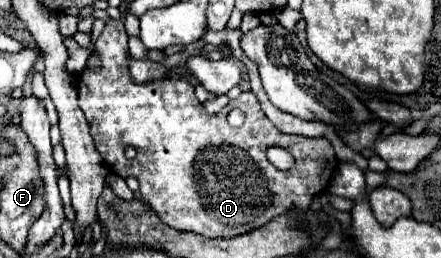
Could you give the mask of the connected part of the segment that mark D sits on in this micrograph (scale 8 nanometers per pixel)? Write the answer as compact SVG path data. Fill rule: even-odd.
M120 19L104 21L104 31L94 41L94 53L100 59L100 69L94 71L86 67L84 71L80 71L76 75L76 89L80 109L86 115L96 149L118 177L138 179L142 201L148 203L168 227L176 231L192 231L210 239L228 239L250 233L270 223L278 215L288 213L290 209L308 211L312 197L328 187L338 165L330 141L324 137L310 139L302 135L280 133L262 113L260 103L252 91L242 93L220 113L210 115L196 99L194 85L182 77L171 76L150 83L136 83L128 71L128 33ZM234 107L238 107L246 115L240 127L230 127L226 121L228 111ZM128 145L138 151L132 161L124 157L124 147ZM268 147L288 149L294 157L294 167L288 171L278 171L266 157Z

